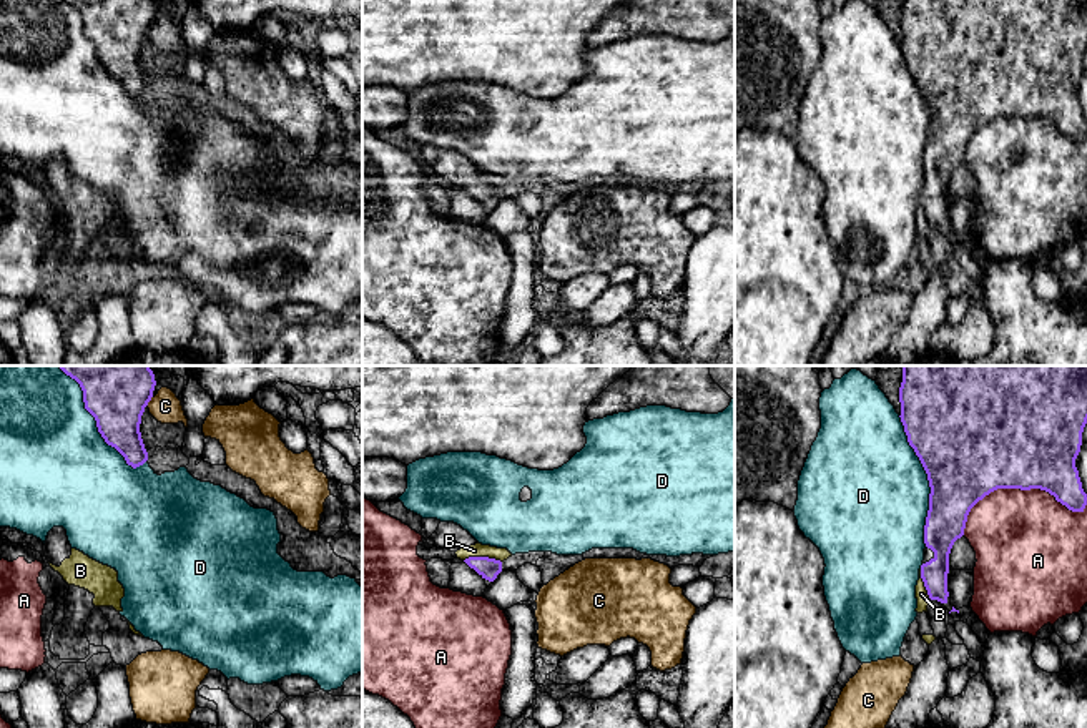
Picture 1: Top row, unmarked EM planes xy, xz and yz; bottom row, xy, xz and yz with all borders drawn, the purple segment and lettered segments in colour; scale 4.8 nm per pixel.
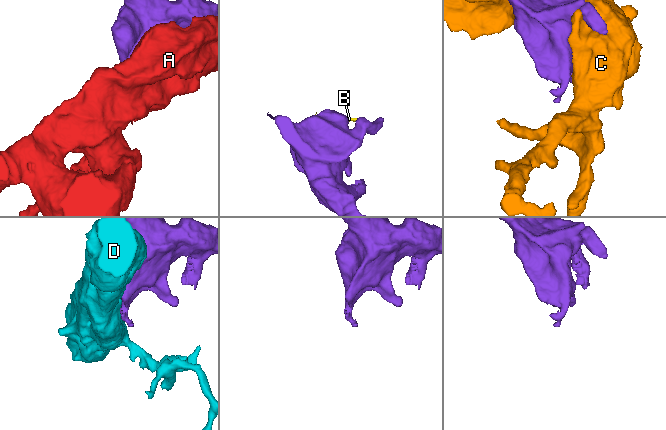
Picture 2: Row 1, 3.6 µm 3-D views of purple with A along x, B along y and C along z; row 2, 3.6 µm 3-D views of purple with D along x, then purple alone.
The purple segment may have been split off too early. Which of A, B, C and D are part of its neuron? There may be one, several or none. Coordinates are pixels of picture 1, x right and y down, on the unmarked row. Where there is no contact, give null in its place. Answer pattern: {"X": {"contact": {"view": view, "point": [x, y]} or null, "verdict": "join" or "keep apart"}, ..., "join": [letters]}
{"A": {"contact": {"view": "yz", "point": [1016, 115]}, "verdict": "keep apart"}, "B": {"contact": {"view": "xz", "point": [482, 185]}, "verdict": "join"}, "C": {"contact": {"view": "xy", "point": [150, 27]}, "verdict": "keep apart"}, "D": {"contact": {"view": "yz", "point": [928, 107]}, "verdict": "keep apart"}, "join": ["B"]}

